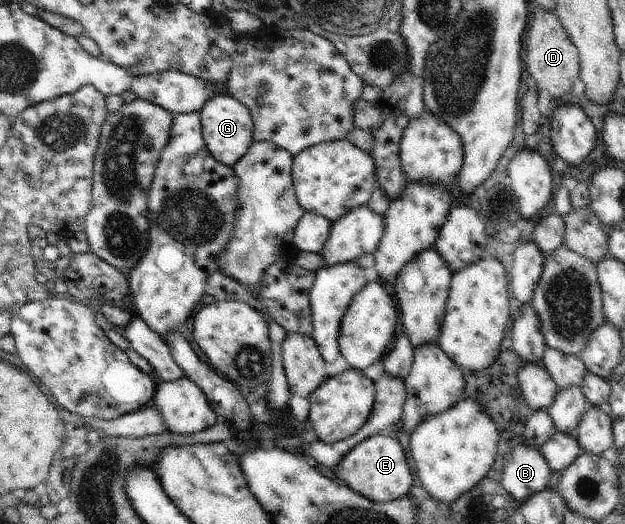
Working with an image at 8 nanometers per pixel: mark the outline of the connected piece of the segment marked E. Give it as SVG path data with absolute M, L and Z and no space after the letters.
M382 434L372 435L370 438L358 443L358 446L349 450L334 468L336 470L336 478L342 480L354 492L369 498L371 501L377 503L390 502L400 499L408 495L408 489L412 484L412 474L406 462L406 453L400 442L396 438L384 436Z

